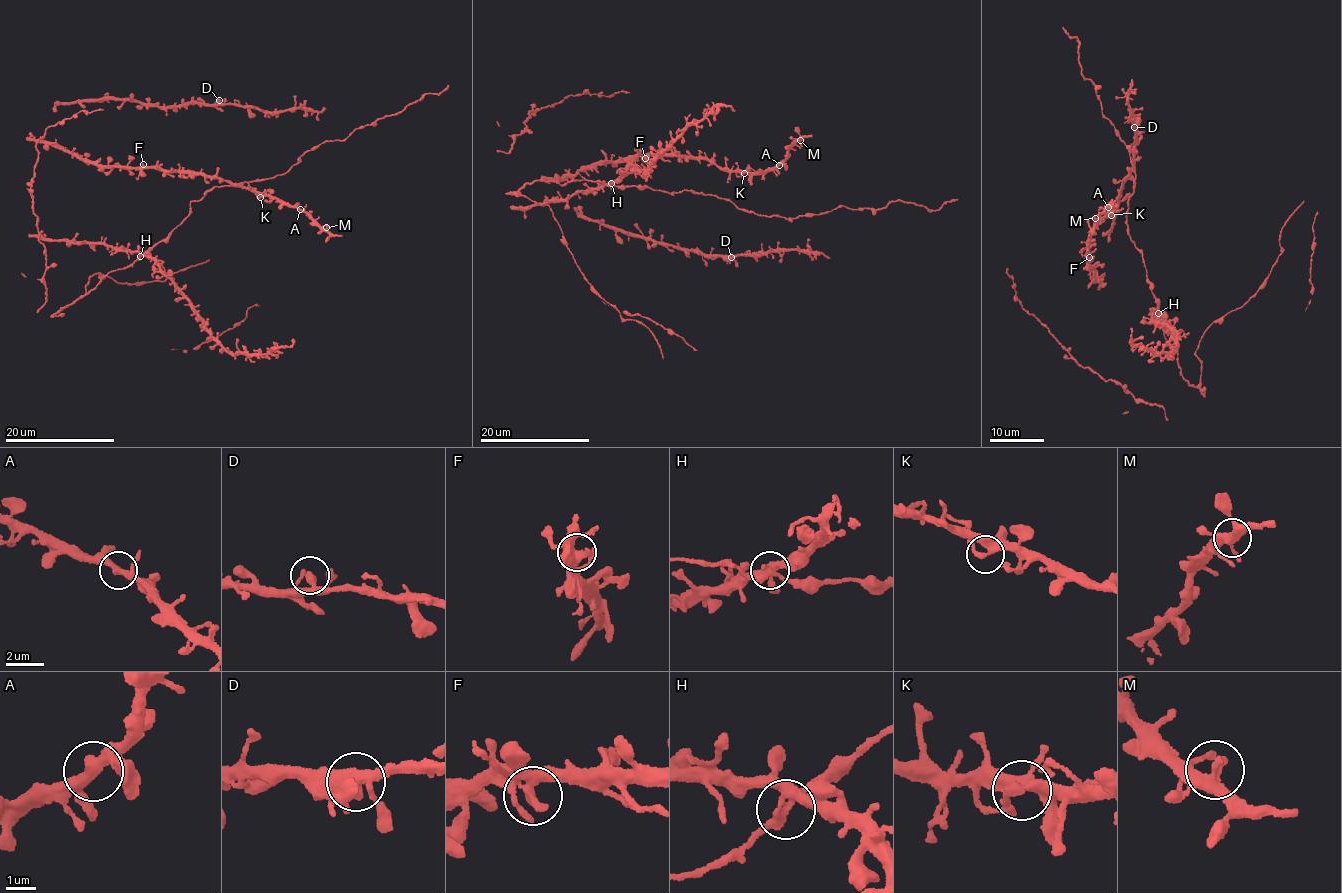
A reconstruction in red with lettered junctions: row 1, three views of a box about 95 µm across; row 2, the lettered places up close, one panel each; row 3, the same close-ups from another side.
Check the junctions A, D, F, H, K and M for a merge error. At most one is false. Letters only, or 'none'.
none

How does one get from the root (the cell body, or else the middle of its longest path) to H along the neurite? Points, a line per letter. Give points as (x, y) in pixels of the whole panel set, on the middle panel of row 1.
H: (715, 195), (687, 190), (670, 193), (611, 183)

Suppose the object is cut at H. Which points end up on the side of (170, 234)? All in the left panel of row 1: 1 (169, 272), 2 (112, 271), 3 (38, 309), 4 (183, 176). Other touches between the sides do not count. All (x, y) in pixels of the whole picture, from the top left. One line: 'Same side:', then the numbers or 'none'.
Same side: 2

